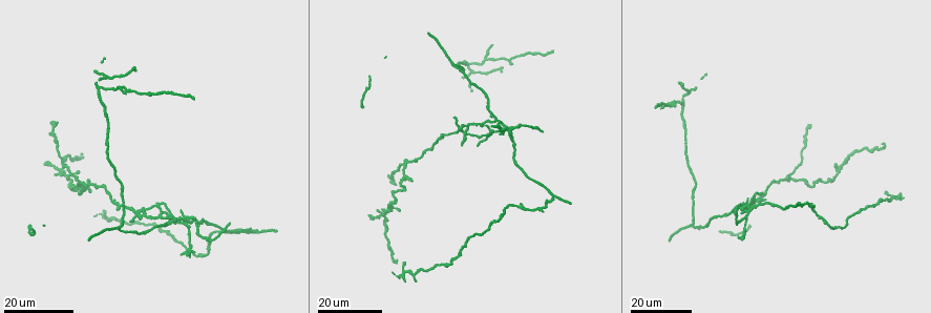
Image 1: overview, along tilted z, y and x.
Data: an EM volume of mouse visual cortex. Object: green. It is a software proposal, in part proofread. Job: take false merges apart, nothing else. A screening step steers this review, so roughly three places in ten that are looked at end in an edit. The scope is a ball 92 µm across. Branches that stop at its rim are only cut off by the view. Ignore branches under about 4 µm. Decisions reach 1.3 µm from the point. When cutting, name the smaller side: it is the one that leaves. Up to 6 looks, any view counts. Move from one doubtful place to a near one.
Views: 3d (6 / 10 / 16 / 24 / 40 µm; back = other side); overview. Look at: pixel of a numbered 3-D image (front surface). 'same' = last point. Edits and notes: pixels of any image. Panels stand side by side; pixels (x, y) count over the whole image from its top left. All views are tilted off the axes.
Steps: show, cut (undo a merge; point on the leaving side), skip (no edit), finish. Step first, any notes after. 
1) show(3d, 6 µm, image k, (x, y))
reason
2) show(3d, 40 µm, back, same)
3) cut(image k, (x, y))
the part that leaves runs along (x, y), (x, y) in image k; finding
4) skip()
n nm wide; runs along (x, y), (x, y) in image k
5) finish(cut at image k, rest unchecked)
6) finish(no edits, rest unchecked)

show(3d, 24 µm, image 1, (125, 223))
calibre changes

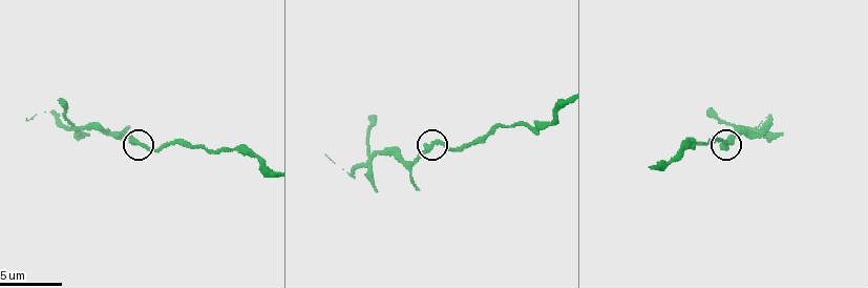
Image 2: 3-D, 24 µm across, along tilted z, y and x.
show(3d, 10 µm, image 2, (145, 144))

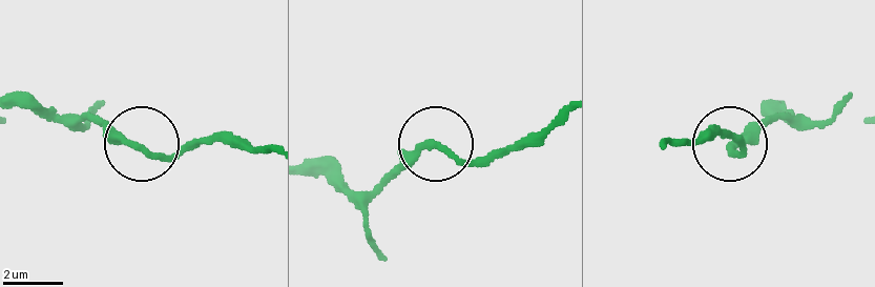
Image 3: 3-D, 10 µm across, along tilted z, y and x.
skip()
one neuron here

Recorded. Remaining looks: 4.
show(3d, 16 µm, image 1, (381, 216))
four-way junction

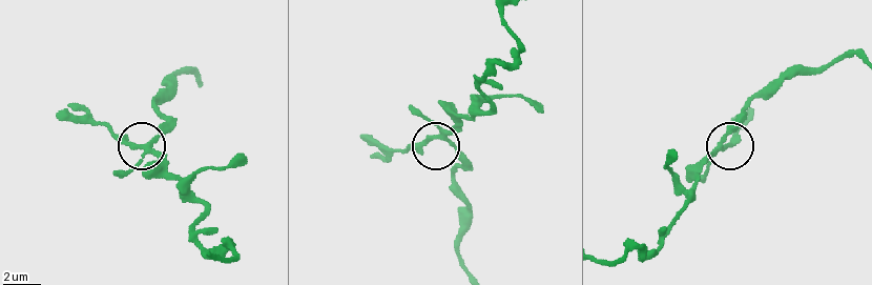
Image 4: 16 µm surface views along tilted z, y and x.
show(3d, 6 µm, image 4, (440, 139))

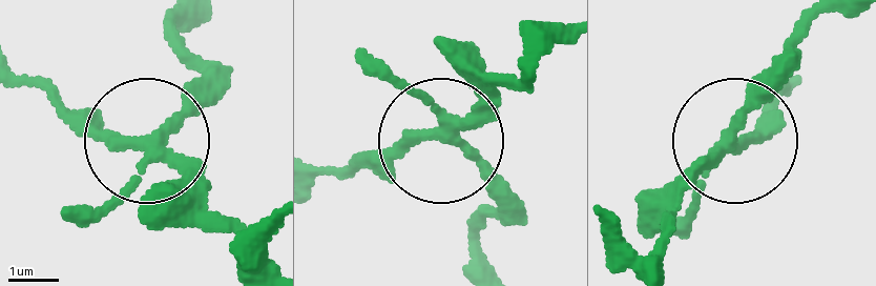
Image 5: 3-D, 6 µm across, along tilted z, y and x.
skip()
240 nm wide; runs along (275, 270), (161, 151), (91, 135), (22, 83) in image 5; all the same neuron

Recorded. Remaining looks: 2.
show(3d, 24 µm, image 1, (775, 181))

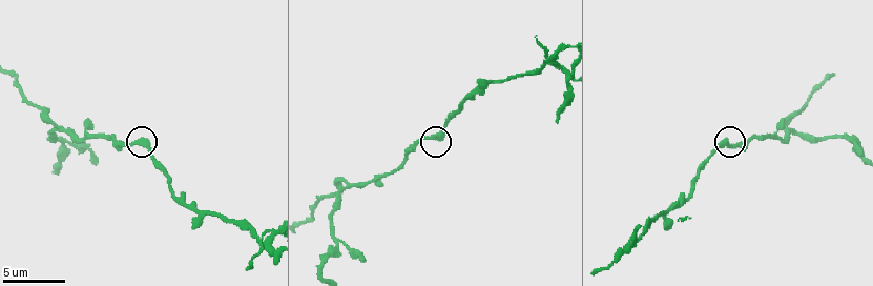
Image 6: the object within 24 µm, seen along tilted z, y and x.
show(3d, 10 µm, image 6, (728, 146))

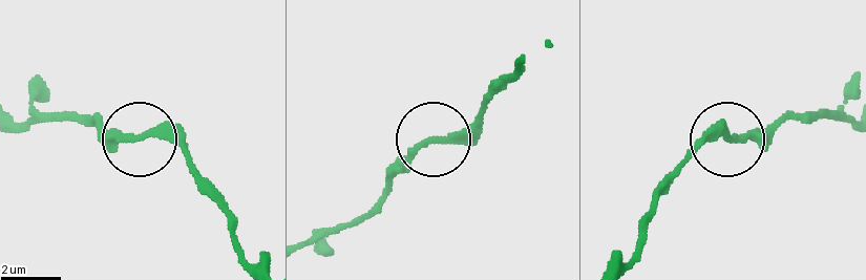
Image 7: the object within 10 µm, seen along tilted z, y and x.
skip()
220 nm wide; one neuron here

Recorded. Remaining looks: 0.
finish(no edits, rest unchecked)

